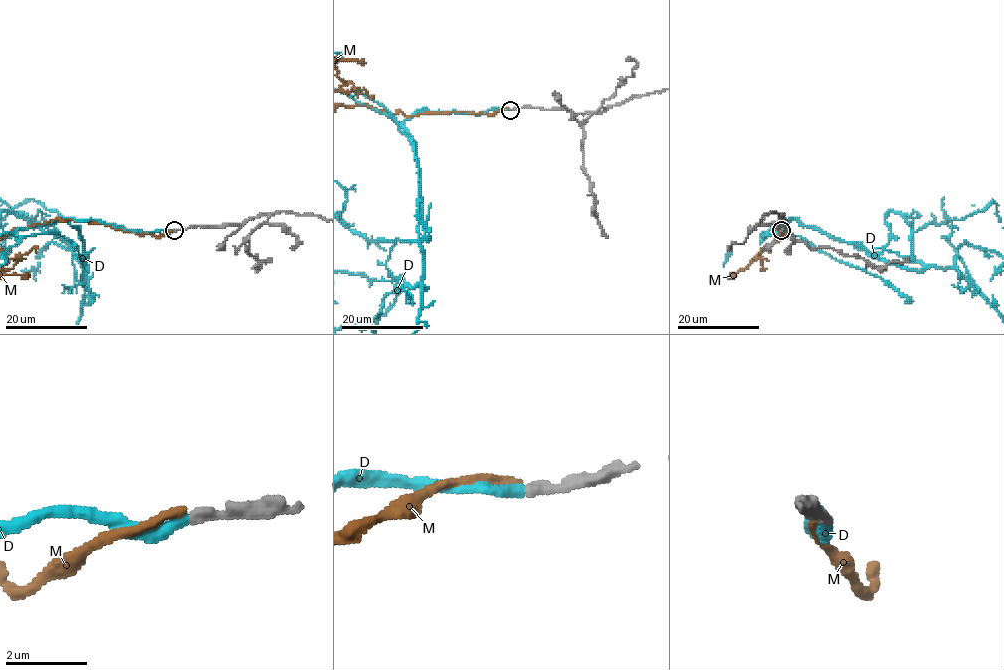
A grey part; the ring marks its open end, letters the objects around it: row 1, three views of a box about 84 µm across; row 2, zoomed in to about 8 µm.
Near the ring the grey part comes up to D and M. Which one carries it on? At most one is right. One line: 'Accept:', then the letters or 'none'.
Accept: D

